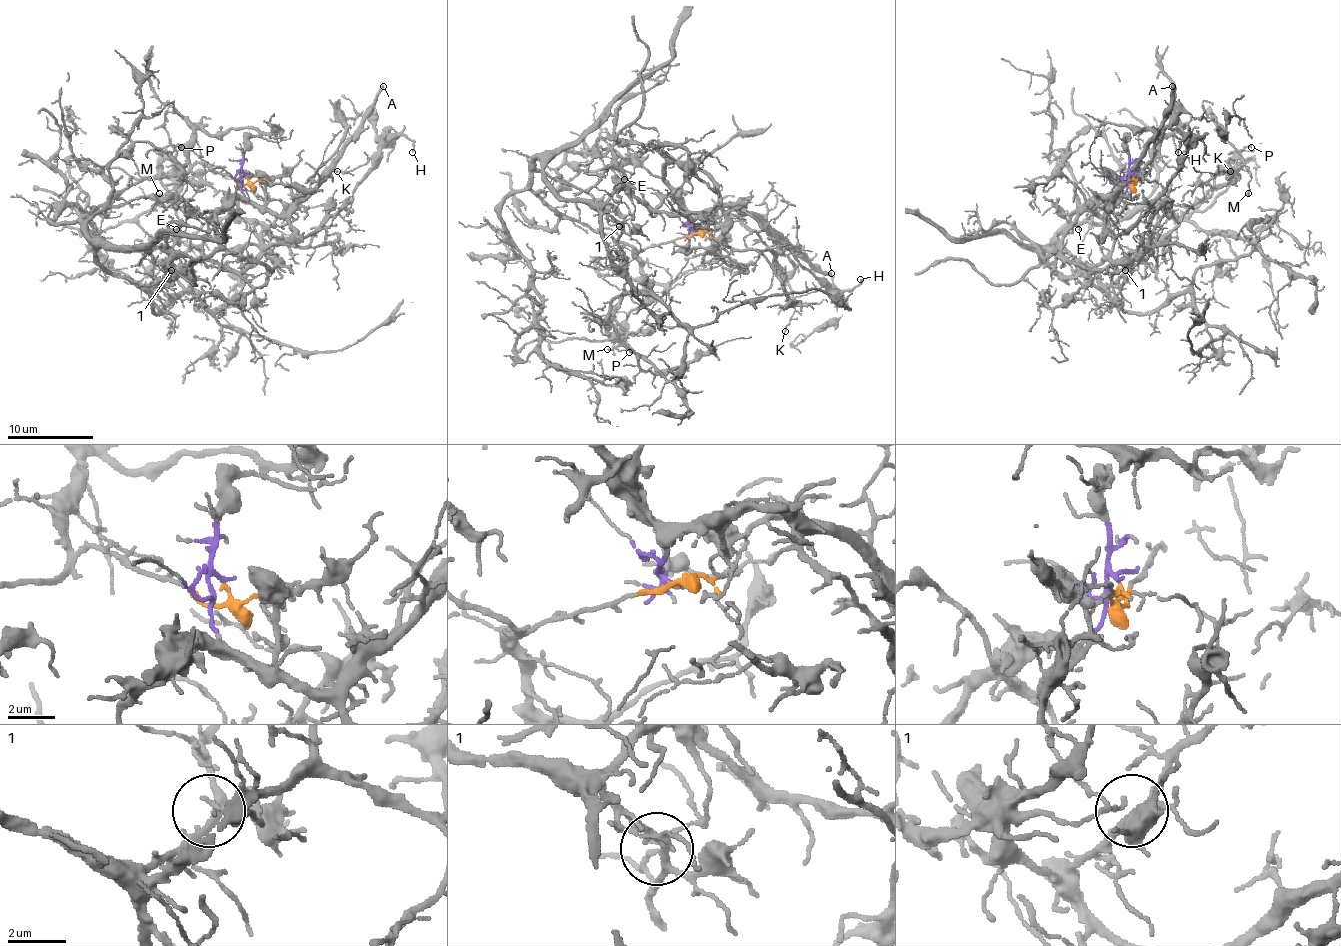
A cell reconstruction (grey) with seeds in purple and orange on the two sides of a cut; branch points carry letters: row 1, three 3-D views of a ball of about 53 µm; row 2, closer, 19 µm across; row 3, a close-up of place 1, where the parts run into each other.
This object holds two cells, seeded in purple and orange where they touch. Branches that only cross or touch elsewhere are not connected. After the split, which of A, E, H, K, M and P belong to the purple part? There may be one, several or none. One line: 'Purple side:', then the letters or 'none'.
Purple side: A, E, H, K

